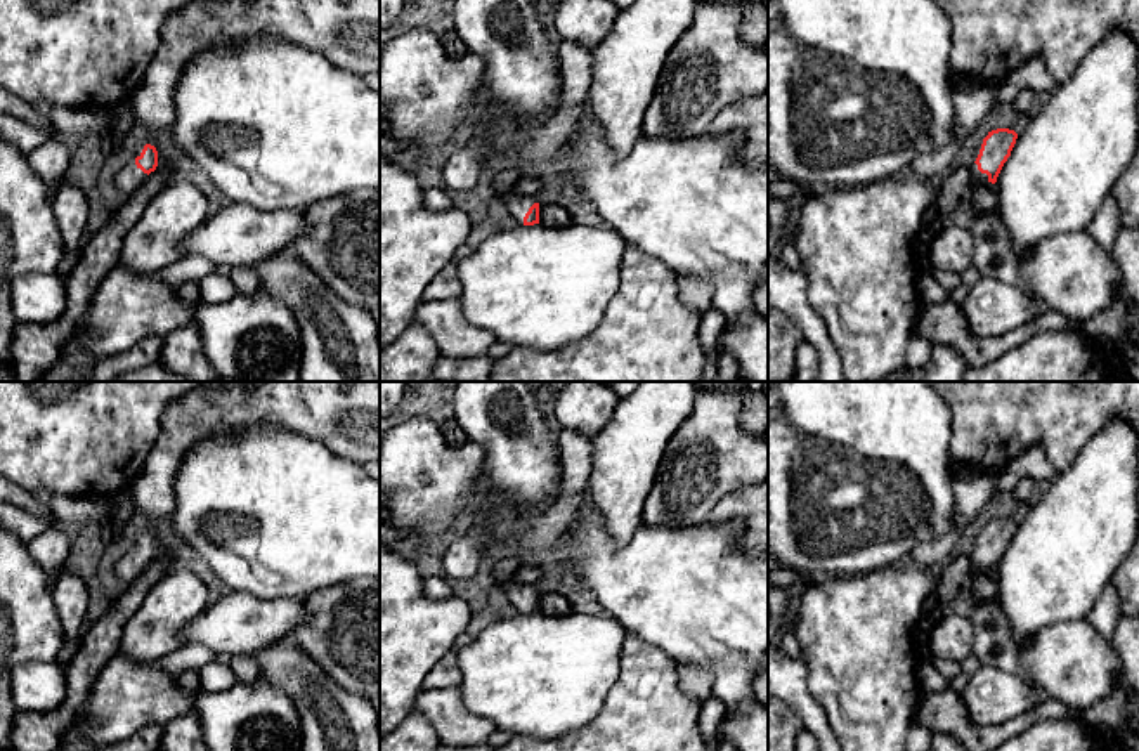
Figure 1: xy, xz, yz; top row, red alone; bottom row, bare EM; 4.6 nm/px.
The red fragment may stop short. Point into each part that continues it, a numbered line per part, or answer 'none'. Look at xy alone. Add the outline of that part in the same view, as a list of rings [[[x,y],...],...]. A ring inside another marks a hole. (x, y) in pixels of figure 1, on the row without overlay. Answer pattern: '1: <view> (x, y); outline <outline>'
1: xy (130, 566); outline [[[132,548],[123,558],[118,562],[116,571],[121,581],[127,584],[133,583],[142,571],[146,569],[147,562],[144,562]]]

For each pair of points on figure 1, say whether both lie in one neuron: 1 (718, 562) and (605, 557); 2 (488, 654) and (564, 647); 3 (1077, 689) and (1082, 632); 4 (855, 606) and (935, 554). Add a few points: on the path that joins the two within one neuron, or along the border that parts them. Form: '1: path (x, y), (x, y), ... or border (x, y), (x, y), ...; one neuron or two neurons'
1: path (690, 562), (633, 562); one neuron
2: path (507, 654), (545, 654); one neuron
3: path (1077, 675), (1077, 646); one neuron
4: border (907, 561), (933, 571); two neurons

